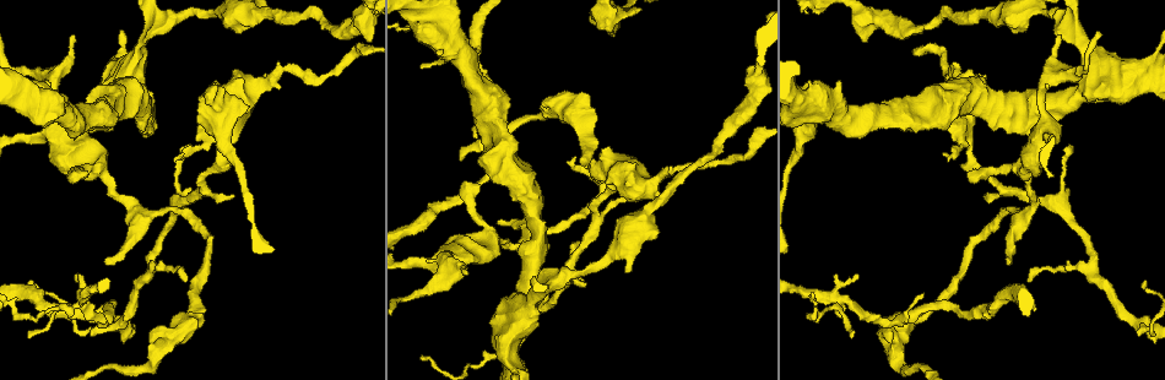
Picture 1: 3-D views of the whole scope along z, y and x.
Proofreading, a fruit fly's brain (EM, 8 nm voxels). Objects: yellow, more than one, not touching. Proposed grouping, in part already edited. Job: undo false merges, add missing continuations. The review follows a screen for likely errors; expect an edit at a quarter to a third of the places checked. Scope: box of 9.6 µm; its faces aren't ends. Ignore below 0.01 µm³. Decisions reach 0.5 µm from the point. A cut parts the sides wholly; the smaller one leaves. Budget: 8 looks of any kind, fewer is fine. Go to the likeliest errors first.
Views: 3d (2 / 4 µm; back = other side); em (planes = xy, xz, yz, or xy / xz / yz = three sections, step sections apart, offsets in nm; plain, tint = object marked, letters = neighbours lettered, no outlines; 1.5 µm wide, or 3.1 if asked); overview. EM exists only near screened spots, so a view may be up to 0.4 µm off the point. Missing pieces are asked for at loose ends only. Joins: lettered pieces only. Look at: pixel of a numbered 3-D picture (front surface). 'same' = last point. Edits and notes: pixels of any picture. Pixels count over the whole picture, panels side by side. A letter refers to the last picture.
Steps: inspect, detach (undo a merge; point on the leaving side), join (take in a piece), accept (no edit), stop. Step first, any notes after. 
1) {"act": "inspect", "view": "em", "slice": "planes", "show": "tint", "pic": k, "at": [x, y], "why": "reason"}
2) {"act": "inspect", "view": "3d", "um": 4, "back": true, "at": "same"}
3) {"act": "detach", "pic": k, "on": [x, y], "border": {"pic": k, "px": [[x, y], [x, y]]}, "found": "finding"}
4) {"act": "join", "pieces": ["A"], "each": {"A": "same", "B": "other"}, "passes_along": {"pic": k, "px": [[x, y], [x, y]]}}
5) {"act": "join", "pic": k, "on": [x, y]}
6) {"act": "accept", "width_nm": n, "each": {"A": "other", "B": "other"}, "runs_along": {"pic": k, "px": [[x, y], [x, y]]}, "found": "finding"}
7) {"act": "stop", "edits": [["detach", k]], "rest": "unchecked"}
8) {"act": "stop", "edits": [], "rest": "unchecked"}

{"act": "inspect", "view": "3d", "um": 4, "pic": 1, "at": [849, 302], "why": "arms part here"}

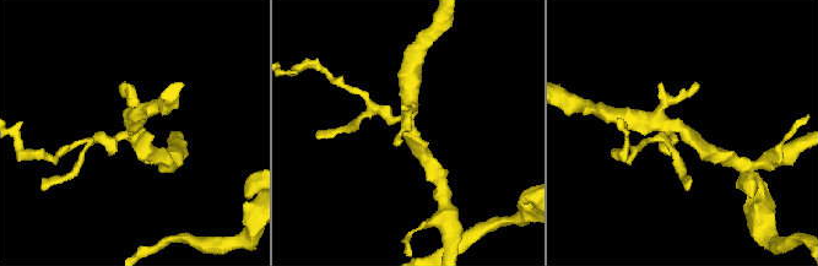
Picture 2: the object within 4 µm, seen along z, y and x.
{"act": "inspect", "view": "em", "slice": "xy", "step": 8, "show": "letters", "pic": 2, "at": [677, 127], "why": "need the tissue"}

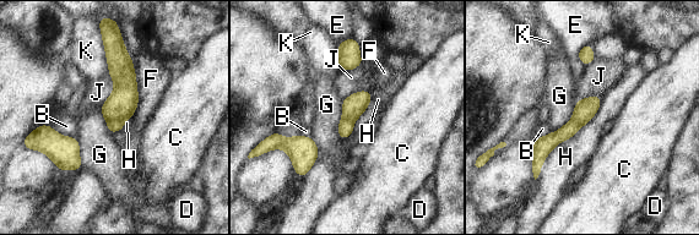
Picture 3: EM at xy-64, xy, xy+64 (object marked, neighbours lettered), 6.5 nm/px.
{"act": "inspect", "view": "em", "slice": "planes", "show": "letters", "at": "same", "why": "cut it another way"}

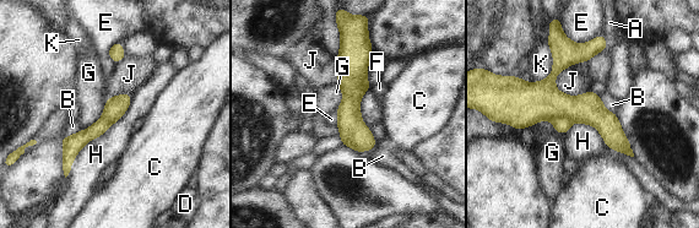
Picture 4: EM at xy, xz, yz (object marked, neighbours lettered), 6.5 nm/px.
{"act": "detach", "pic": 4, "on": [561, 125], "width_nm": 140, "each": {"A": "other", "B": "other", "C": "other", "D": "other", "E": "other", "F": "other", "G": "other", "H": "other", "J": "other", "K": "other"}, "border": {"pic": 4, "px": [[552, 119], [567, 118], [570, 121]]}, "found": "two neurons meet here"}

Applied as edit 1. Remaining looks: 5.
{"act": "inspect", "view": "overview", "why": "see it whole again"}

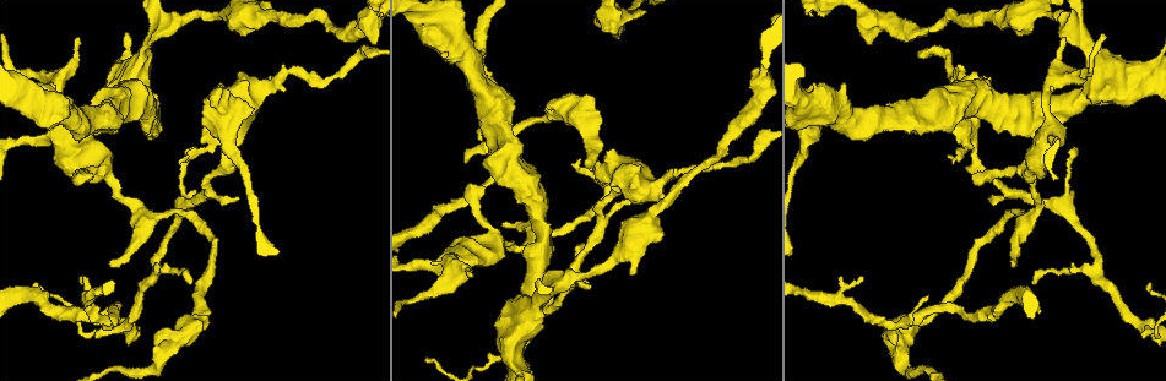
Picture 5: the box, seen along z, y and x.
{"act": "inspect", "view": "3d", "um": 4, "pic": 5, "at": [496, 322]}

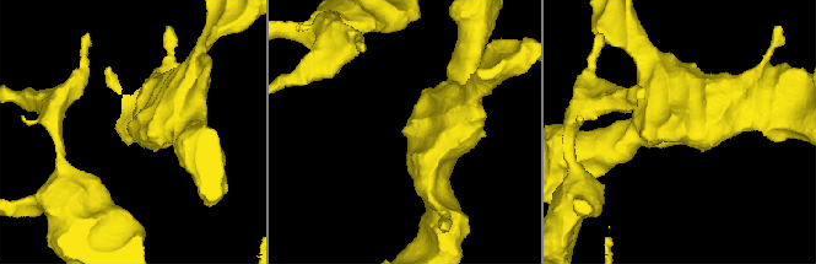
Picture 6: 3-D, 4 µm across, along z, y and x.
{"act": "inspect", "view": "em", "slice": "planes", "show": "plain", "pic": 6, "at": [131, 136]}

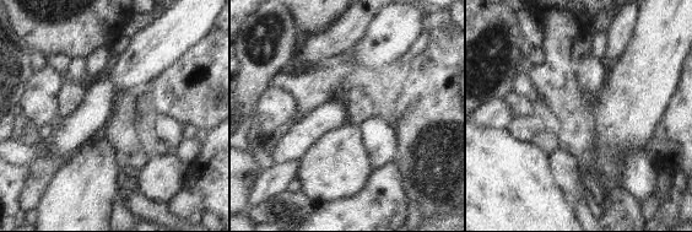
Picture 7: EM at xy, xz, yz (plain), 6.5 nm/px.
{"act": "inspect", "view": "em", "slice": "planes", "show": "letters", "at": "same"}

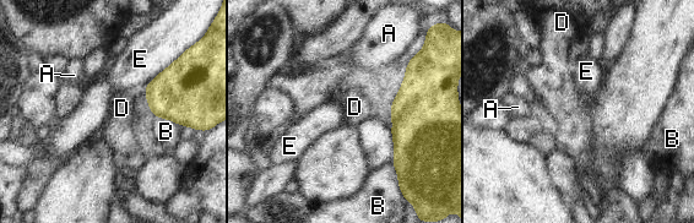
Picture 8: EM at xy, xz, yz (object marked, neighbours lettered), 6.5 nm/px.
{"act": "accept", "width_nm": 280, "each": {"A": "other", "B": "other", "D": "other", "E": "other"}, "border": {"pic": 8, "px": [[391, 163], [405, 199]]}, "found": "none of them fits"}

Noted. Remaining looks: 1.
{"act": "stop", "edits": [["detach", 4]], "rest": "unchecked"}

